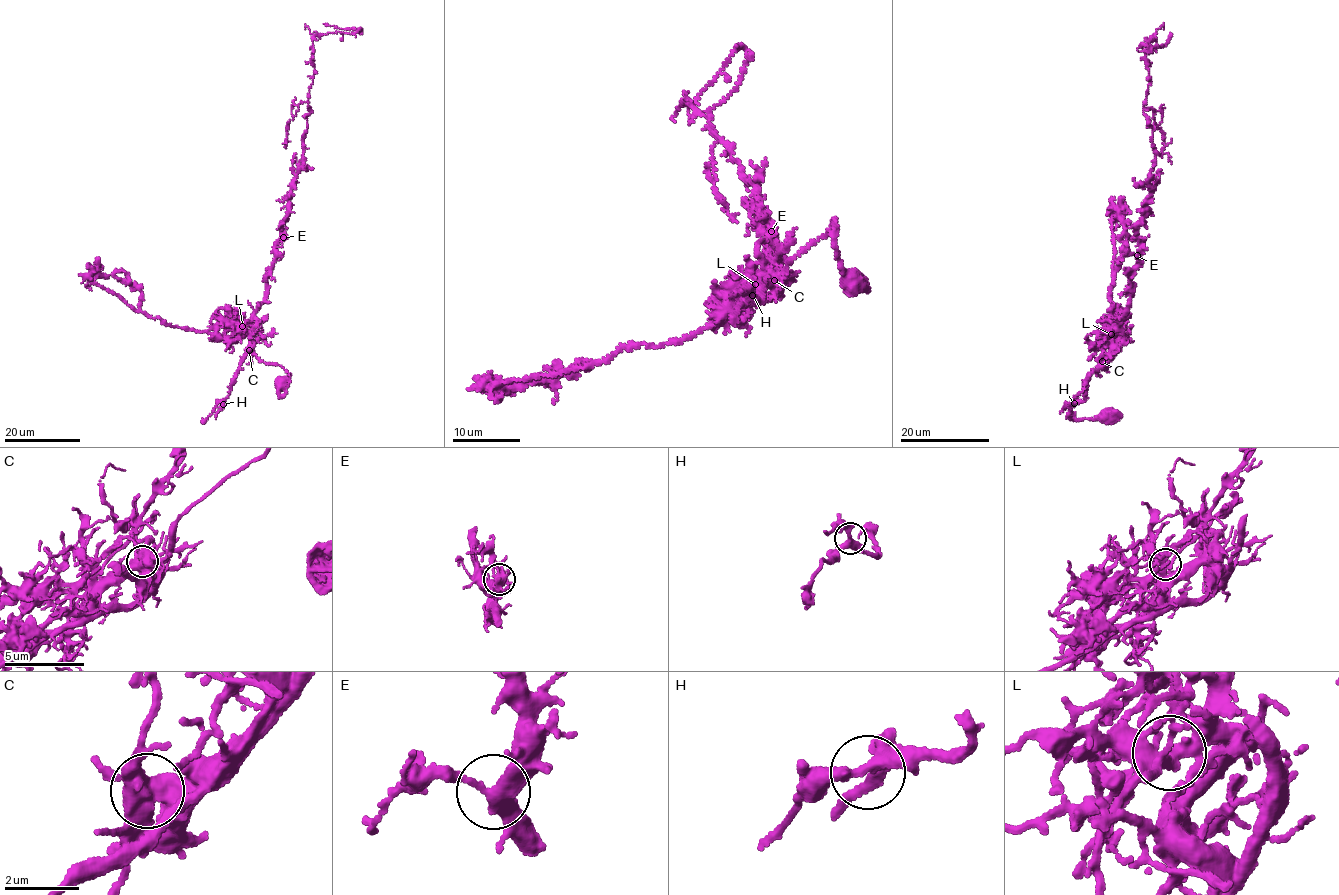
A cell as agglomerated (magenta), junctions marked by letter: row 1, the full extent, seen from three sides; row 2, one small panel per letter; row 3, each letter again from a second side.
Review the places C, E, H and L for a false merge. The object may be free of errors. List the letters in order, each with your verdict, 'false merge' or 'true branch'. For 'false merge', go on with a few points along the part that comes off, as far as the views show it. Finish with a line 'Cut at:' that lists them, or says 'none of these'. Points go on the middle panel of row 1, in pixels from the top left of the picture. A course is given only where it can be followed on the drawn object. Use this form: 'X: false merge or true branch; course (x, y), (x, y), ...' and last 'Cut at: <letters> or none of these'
C: false merge; course (775, 280), (781, 292), (757, 187), (685, 103), (742, 46), (742, 79), (705, 113)
E: true branch
H: true branch
L: true branch
Cut at: C

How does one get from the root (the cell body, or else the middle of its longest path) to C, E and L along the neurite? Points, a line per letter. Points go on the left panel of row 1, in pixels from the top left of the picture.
C: (280, 384), (277, 387), (281, 397), (285, 393), (289, 374), (280, 366), (266, 363), (249, 350)
E: (280, 384), (281, 397), (289, 374), (255, 355), (250, 336), (275, 243), (283, 237)
L: (280, 384), (277, 387), (281, 397), (285, 393), (289, 374), (280, 366), (266, 363), (255, 355), (242, 326)

